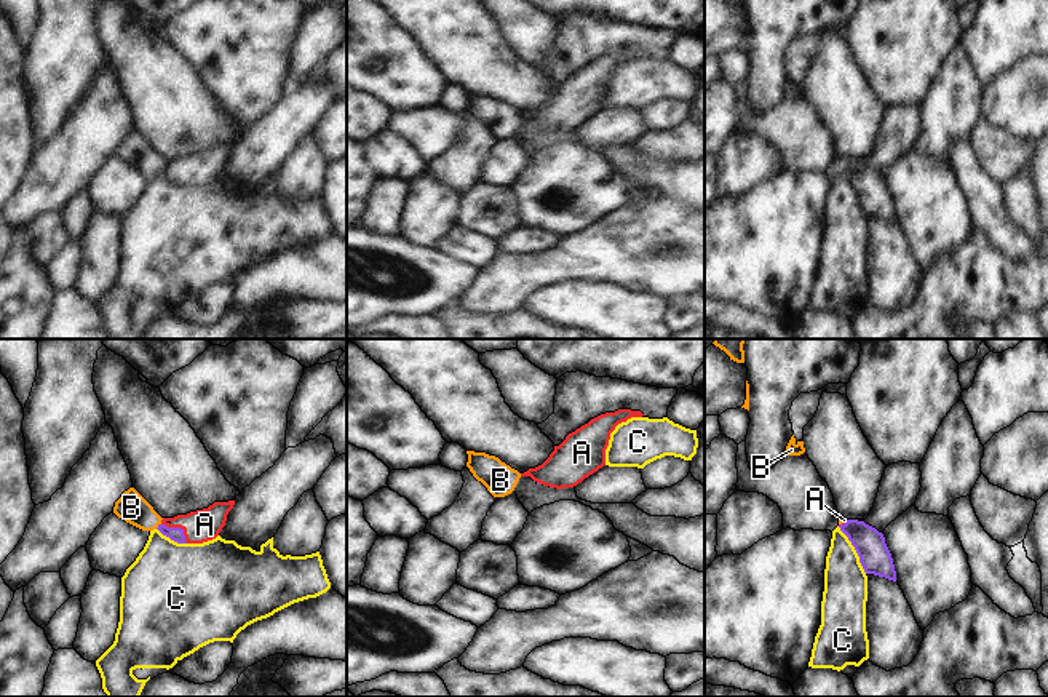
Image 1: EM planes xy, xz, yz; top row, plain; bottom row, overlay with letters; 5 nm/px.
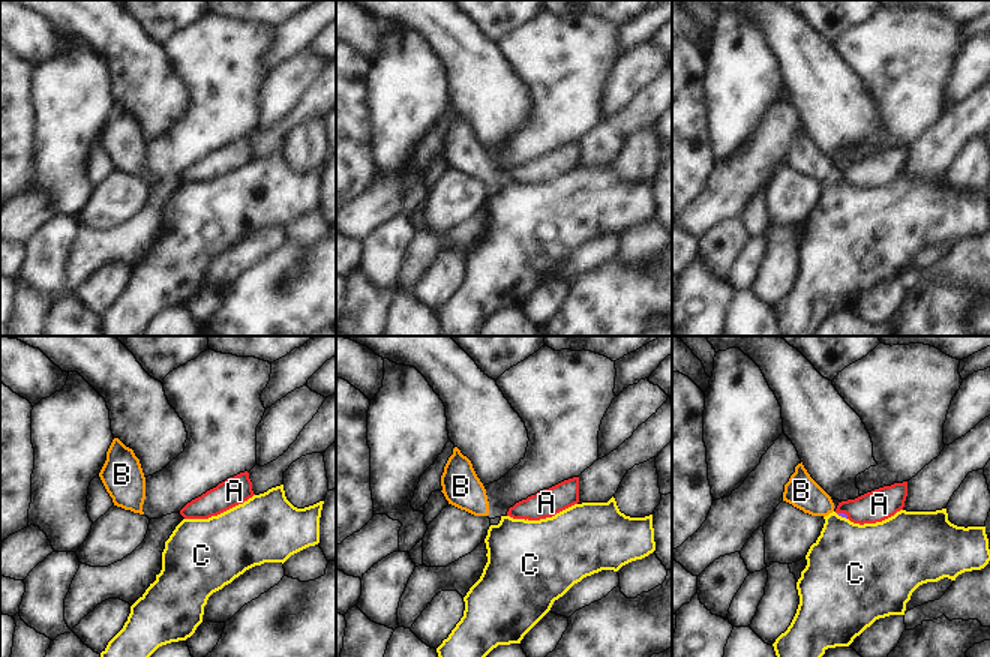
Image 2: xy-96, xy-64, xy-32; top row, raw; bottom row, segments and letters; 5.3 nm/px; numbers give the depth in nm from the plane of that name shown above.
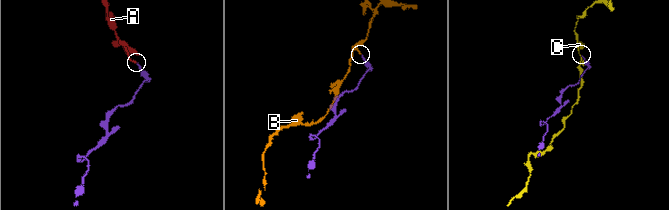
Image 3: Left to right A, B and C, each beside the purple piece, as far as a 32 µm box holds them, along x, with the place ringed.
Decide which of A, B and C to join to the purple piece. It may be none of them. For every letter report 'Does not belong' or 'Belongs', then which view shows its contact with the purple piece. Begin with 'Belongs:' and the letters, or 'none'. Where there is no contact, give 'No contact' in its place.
Belongs: A
A: Belongs. Touches purple in xy
B: Does not belong. Touches purple in xy
C: Does not belong. Touches purple in yz

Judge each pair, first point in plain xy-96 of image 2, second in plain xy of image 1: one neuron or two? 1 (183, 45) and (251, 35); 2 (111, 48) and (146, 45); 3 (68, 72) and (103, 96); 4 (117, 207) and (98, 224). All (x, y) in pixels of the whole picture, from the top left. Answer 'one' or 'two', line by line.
1: one
2: one
3: two
4: two

